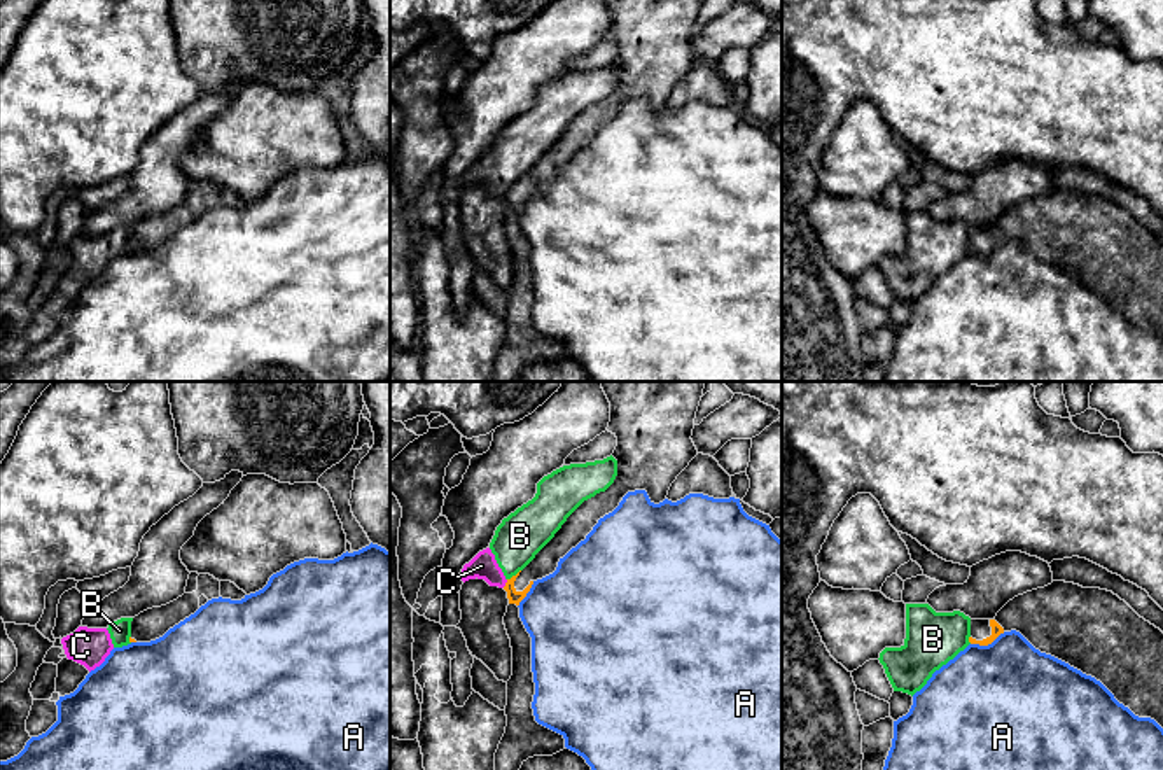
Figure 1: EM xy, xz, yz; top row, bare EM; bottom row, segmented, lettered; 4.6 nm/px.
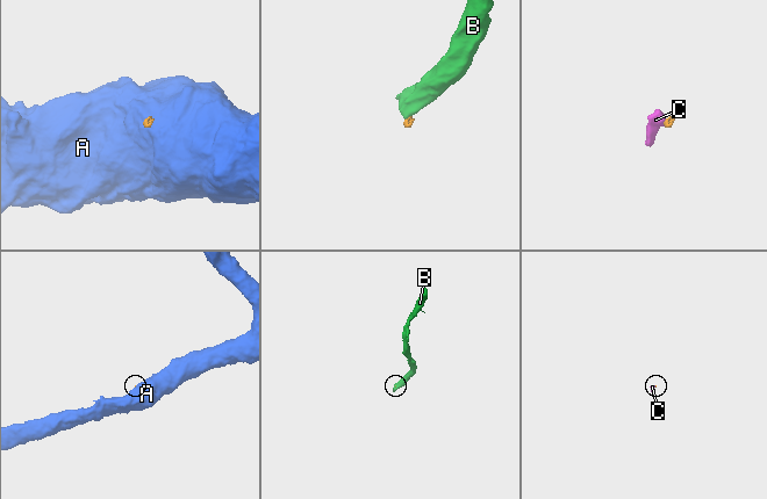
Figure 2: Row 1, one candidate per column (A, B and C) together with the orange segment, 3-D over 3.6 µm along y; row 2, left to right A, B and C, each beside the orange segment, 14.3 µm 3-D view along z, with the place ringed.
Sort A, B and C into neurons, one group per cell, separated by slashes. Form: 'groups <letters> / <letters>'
groups A / B C

